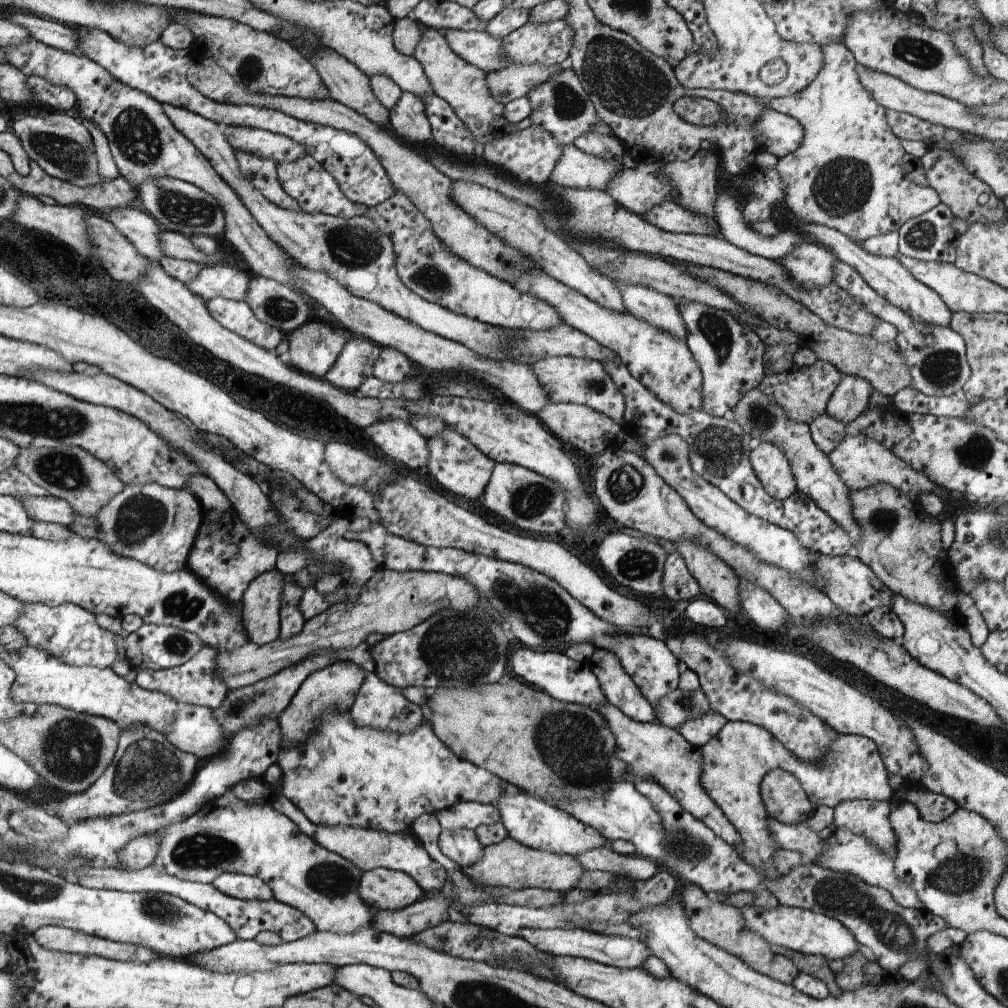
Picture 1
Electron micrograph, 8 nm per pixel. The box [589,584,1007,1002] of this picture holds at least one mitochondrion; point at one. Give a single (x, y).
(837, 895)

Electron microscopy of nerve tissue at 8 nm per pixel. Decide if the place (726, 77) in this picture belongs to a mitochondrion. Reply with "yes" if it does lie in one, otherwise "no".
no

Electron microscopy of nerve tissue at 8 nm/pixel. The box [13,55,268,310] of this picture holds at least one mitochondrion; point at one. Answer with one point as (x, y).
(135, 134)

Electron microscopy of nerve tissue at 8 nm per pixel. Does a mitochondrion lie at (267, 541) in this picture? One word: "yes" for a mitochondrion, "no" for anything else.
no

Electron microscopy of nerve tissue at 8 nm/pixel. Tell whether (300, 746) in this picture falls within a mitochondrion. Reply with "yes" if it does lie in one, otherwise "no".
no

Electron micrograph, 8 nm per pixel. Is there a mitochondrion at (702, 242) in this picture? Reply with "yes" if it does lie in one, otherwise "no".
no

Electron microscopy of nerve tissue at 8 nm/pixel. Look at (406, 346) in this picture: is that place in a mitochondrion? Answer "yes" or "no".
no

